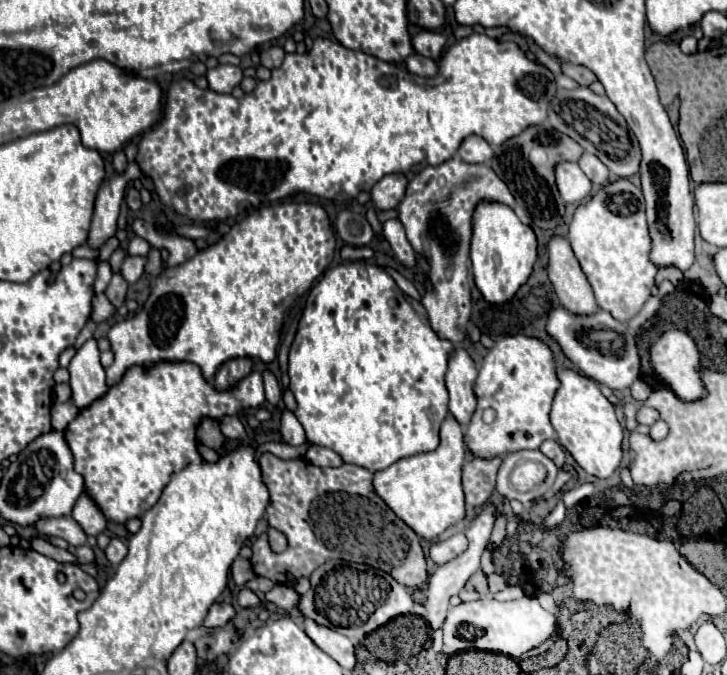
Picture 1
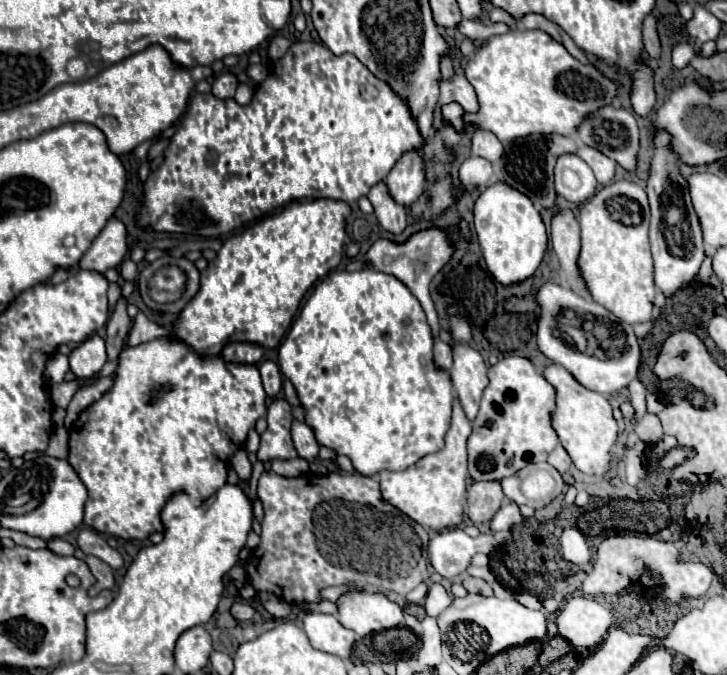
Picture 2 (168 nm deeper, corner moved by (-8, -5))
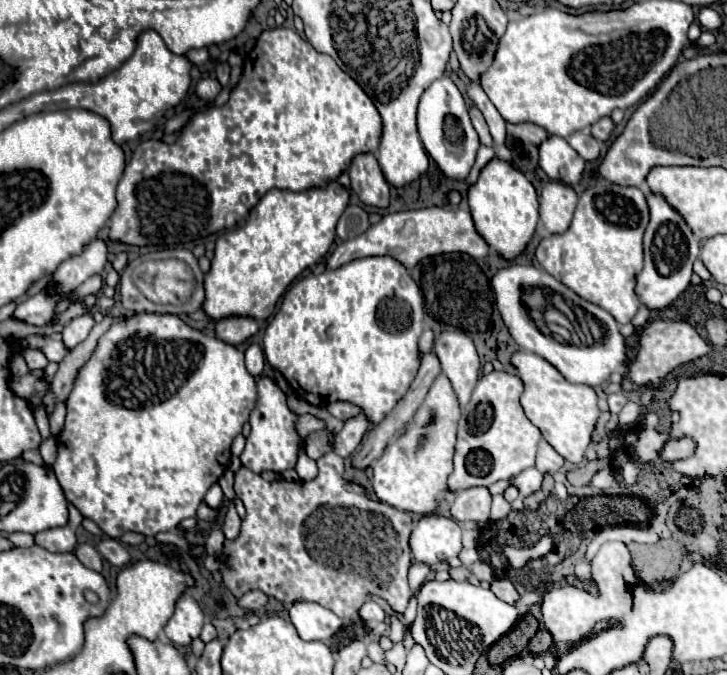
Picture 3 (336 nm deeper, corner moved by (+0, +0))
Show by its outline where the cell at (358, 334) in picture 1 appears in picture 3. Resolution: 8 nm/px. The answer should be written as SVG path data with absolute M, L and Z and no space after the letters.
M371 256L371 258L361 258L361 260L353 260L337 270L325 270L323 274L317 276L307 276L299 282L295 282L283 296L281 308L275 314L275 318L269 322L267 330L265 330L265 338L263 338L263 352L267 362L271 364L271 368L279 370L285 380L289 382L289 386L293 388L293 392L297 396L301 396L303 400L307 400L313 406L327 406L331 402L343 400L349 404L355 404L363 410L367 422L371 426L379 424L379 420L383 420L383 416L387 416L387 412L391 412L391 408L395 408L395 404L399 402L399 396L403 396L403 392L407 392L411 386L411 380L415 378L415 372L419 368L419 346L417 340L423 332L423 322L425 317L423 294L419 286L413 282L413 278L409 276L407 268L401 266L397 260L393 260L391 256Z

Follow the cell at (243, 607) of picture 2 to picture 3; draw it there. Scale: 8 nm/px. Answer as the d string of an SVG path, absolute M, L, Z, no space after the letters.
M249 592L249 594L245 594L243 598L239 598L237 604L239 604L243 610L255 612L255 610L259 610L261 606L267 604L267 596L265 596L263 592Z

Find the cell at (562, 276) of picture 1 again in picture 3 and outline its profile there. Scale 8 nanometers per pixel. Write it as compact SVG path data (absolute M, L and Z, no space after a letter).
M547 182L539 196L539 218L549 234L563 234L573 220L577 194L561 182Z

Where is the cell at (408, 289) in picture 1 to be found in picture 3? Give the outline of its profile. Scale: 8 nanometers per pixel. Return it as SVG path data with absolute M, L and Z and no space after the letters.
M443 332L435 340L433 350L441 362L445 376L453 384L453 390L459 398L459 406L463 408L471 398L471 392L479 378L479 368L481 368L481 362L471 338L461 332Z

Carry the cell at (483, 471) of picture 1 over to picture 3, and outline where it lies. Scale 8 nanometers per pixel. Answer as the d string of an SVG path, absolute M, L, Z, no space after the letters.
M467 488L457 492L455 502L451 506L451 516L457 522L465 520L489 520L491 510L491 492L487 488Z

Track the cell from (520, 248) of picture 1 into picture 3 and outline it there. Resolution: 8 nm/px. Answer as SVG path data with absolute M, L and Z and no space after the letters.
M491 160L479 174L479 180L469 186L469 208L479 236L503 260L513 262L529 246L537 228L537 194L523 172L515 170L505 160Z

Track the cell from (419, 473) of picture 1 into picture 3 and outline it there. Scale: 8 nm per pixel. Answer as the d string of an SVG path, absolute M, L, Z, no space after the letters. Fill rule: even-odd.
M439 376L427 398L419 406L405 432L387 444L383 456L373 466L373 492L377 498L399 510L429 516L439 510L439 496L447 490L447 476L453 470L455 436L459 422L459 404L447 376ZM433 418L433 422L431 422ZM419 436L425 436L425 446L419 446Z

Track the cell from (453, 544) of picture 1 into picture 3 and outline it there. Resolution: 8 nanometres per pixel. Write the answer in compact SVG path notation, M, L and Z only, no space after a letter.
M437 514L423 516L417 522L409 544L411 544L413 560L435 566L439 562L459 556L463 548L461 528L453 518L445 518Z

